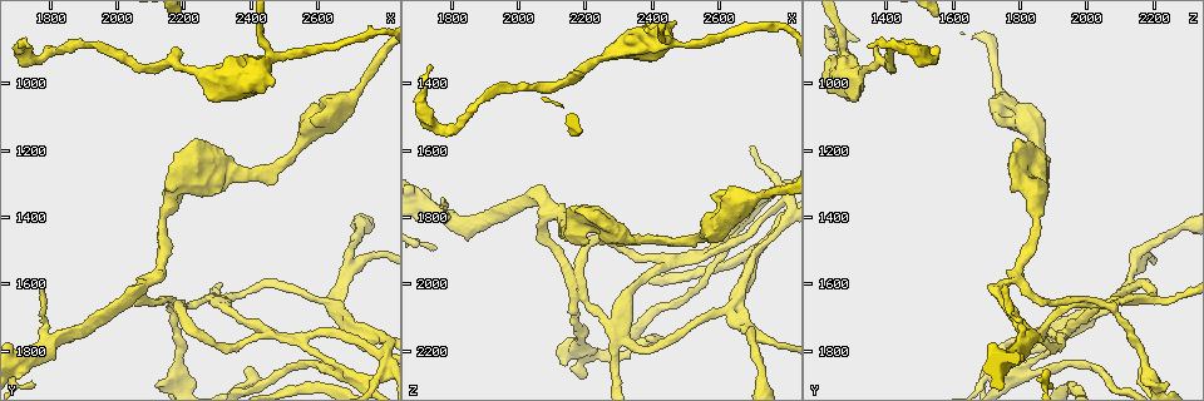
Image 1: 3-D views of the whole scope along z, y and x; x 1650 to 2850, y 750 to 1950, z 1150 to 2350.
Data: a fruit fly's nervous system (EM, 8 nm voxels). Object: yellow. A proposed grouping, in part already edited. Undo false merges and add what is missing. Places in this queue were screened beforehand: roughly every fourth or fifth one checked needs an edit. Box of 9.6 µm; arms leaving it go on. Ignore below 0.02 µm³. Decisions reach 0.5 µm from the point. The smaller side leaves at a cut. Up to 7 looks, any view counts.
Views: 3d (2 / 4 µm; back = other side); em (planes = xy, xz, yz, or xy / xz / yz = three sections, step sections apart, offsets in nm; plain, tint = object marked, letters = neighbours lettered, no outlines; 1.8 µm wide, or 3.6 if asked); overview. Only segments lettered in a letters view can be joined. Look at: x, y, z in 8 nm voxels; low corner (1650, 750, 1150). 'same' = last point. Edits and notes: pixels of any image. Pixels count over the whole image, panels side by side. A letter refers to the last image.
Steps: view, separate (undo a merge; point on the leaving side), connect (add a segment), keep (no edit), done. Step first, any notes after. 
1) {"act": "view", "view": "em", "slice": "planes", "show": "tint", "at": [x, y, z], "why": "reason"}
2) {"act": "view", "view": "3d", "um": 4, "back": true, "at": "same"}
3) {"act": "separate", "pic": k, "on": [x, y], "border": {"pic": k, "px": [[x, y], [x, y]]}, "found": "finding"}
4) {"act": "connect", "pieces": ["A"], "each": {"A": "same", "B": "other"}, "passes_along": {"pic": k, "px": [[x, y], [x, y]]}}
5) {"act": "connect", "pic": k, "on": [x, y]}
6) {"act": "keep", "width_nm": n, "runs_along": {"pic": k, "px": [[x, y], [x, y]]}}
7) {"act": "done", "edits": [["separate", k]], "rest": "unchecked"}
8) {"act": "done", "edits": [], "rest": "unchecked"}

{"act": "view", "view": "em", "slice": "yz", "step": 8, "show": "tint", "at": [2790, 1810, 1800], "why": "closes a loop"}

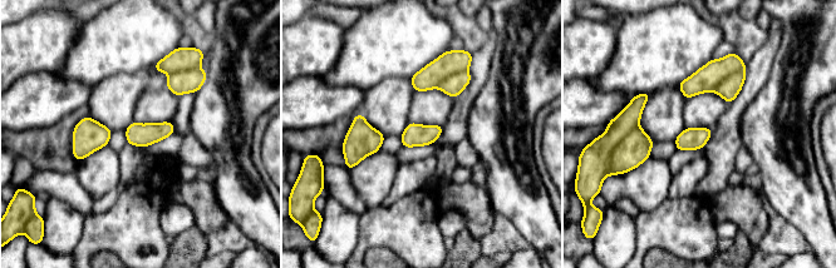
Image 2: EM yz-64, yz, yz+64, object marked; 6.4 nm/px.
{"act": "view", "view": "em", "slice": "planes", "show": "letters", "at": "same"}

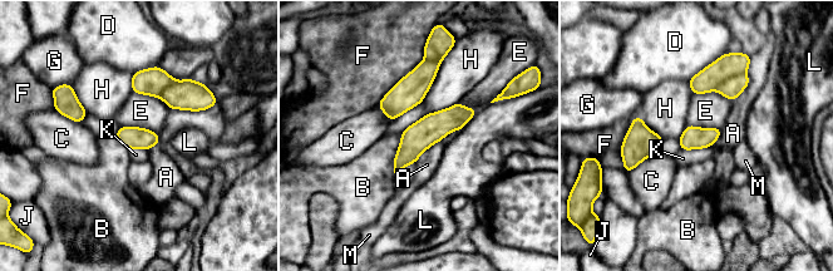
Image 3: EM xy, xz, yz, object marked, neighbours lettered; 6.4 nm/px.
{"act": "keep", "each": {"A": "other", "B": "other", "C": "other", "D": "other", "E": "other", "F": "other", "G": "other", "H": "other", "J": "other", "K": "other", "L": "other", "M": "other"}, "border": {"pic": 3, "px": [[709, 146], [681, 149]]}, "found": "all the same neuron"}

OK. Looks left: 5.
{"act": "view", "view": "em", "um": 3.6, "slice": "planes", "show": "plain", "at": [2560, 1770, 1910], "why": "three arms meet"}

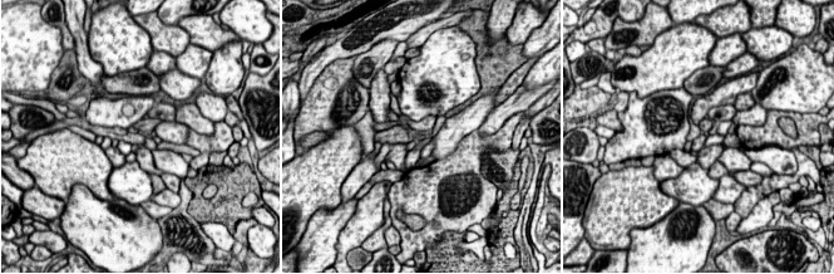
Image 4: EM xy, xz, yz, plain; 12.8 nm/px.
{"act": "view", "view": "em", "um": 3.6, "slice": "planes", "show": "letters", "at": "same", "why": "what lies round it"}

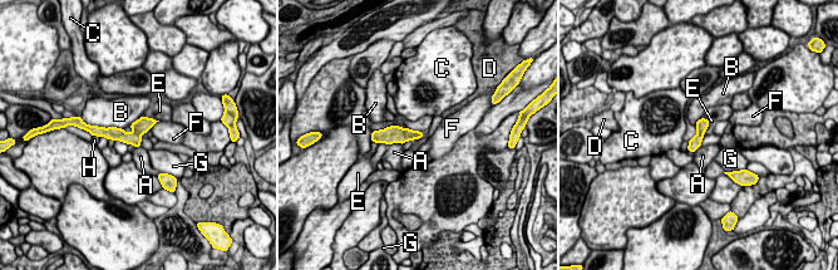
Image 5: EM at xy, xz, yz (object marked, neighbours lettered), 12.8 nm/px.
{"act": "keep", "width_nm": 160, "longest_contact_nm": ["B", 380], "each": {"A": "other", "B": "other", "C": "other", "D": "other", "E": "other", "F": "other", "G": "other", "H": "other"}, "found": "one neuron here"}

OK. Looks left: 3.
{"act": "view", "view": "3d", "um": 2, "at": [2610, 1650, 2080], "why": "sharp bend"}

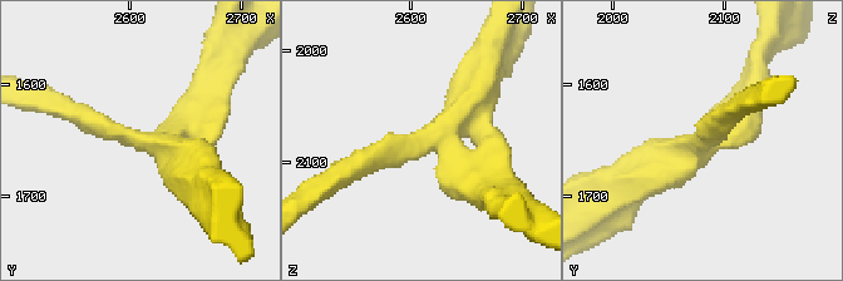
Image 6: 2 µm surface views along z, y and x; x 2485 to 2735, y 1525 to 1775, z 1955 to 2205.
{"act": "view", "view": "em", "slice": "planes", "show": "plain", "at": [2618, 1646, 2090], "arms": 3, "arm_widths_nm": [170, 200, 300]}

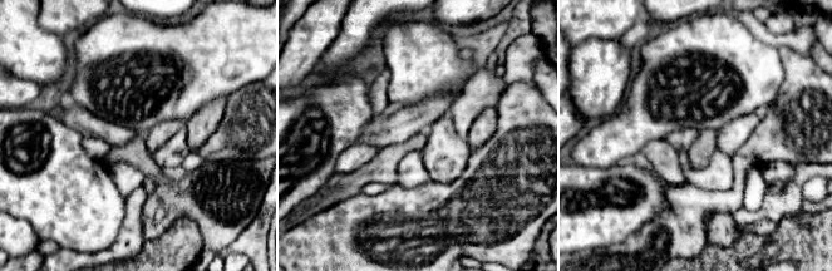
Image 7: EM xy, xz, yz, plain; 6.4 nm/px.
{"act": "view", "view": "em", "slice": "planes", "show": "letters", "at": "same", "why": "what lies round it"}

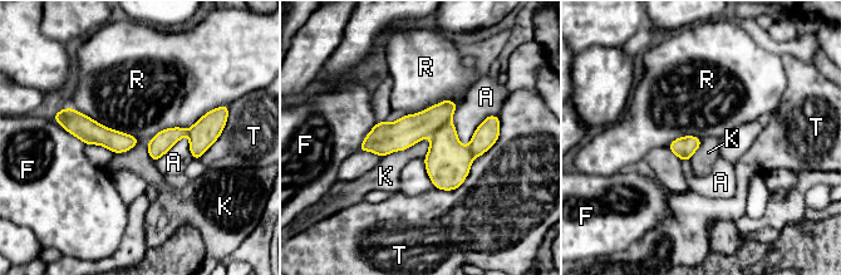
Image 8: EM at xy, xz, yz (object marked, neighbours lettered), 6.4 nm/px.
{"act": "keep", "width_nm": 140, "each": {"A": "other", "F": "other", "K": "other", "R": "other", "T": "other"}, "border": {"pic": 8, "px": [[423, 138], [382, 157]]}, "found": "all the same neuron"}

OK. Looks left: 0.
{"act": "done", "edits": [], "rest": "unchecked"}

